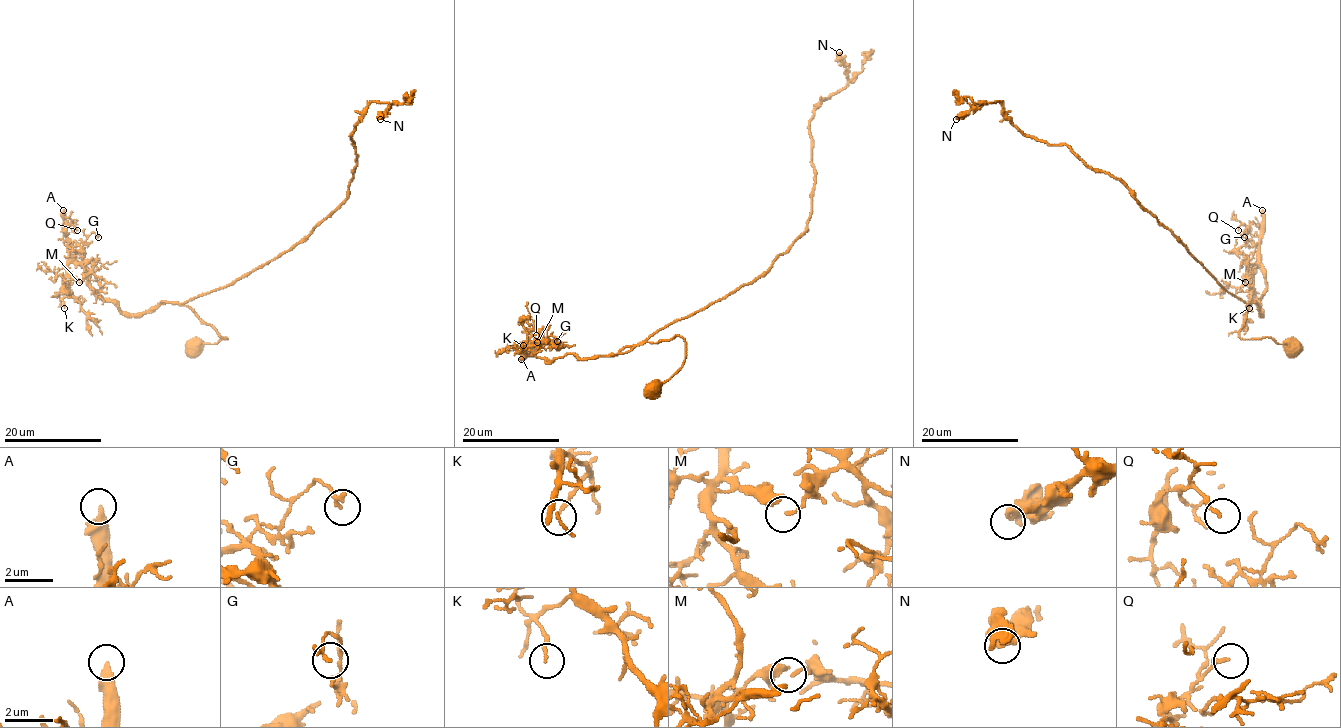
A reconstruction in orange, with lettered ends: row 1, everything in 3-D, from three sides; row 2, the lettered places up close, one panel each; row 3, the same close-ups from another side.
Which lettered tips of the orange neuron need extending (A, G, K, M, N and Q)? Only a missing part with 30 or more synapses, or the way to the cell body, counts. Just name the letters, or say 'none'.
A

